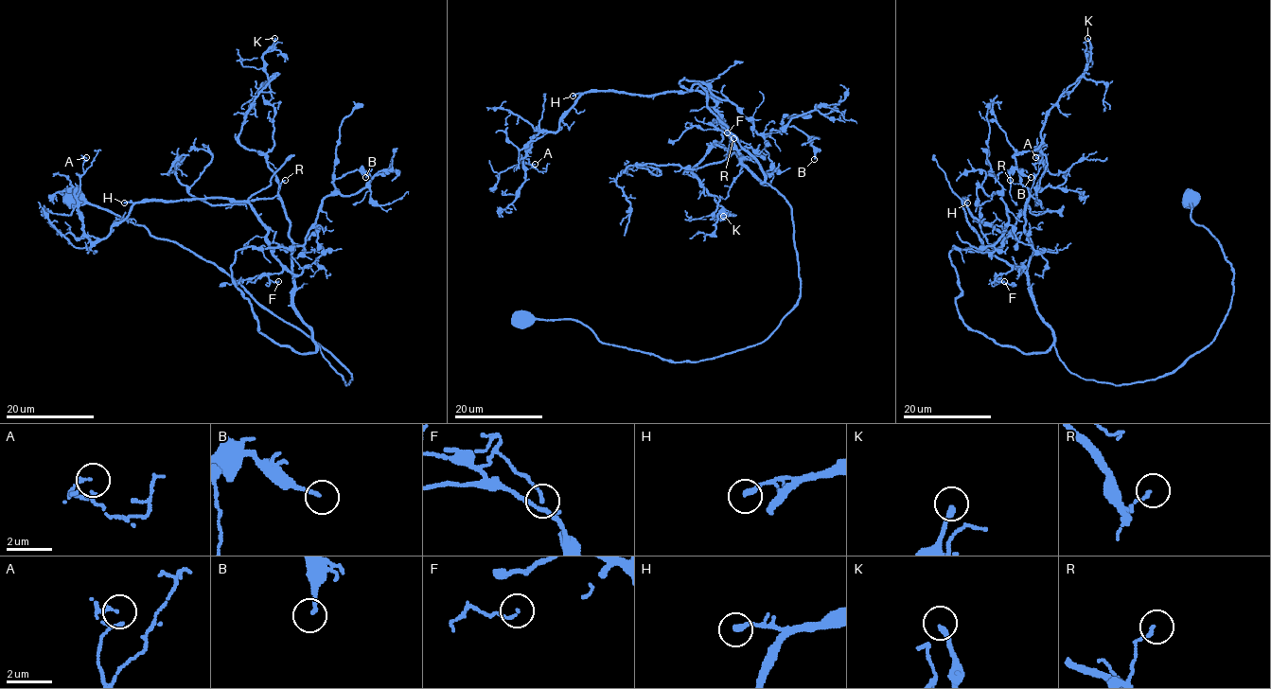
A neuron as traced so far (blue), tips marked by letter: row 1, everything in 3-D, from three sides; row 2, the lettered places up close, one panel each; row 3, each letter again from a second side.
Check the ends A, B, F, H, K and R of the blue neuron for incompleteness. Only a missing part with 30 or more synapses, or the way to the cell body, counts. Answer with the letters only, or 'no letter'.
no letter

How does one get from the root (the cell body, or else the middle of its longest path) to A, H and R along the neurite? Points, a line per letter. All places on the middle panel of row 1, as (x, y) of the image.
A: (521, 320), (699, 362), (760, 344), (800, 295), (792, 208), (707, 94), (585, 92), (532, 140), (535, 164)
H: (521, 320), (699, 362), (760, 344), (800, 295), (792, 208), (707, 94), (573, 96)
R: (521, 320), (576, 320), (674, 362), (765, 341), (800, 295), (792, 208), (727, 156), (733, 138)

